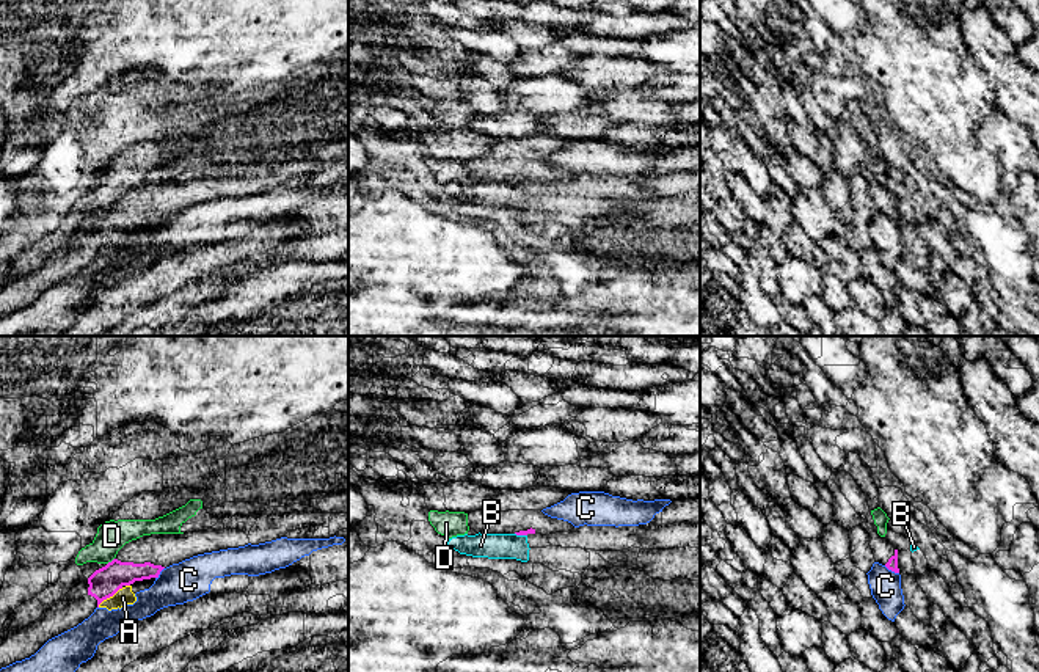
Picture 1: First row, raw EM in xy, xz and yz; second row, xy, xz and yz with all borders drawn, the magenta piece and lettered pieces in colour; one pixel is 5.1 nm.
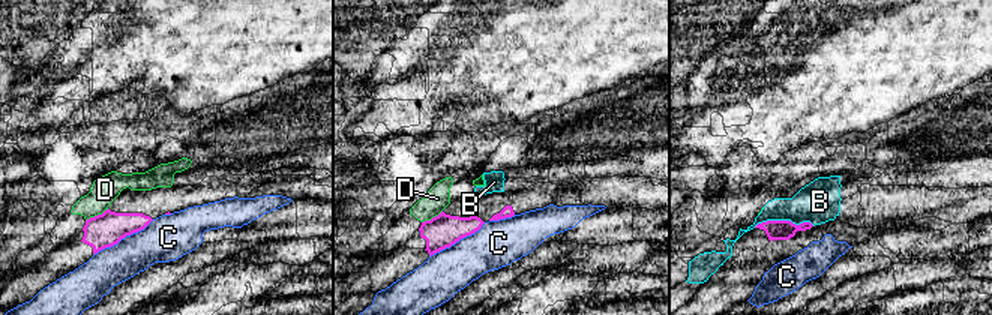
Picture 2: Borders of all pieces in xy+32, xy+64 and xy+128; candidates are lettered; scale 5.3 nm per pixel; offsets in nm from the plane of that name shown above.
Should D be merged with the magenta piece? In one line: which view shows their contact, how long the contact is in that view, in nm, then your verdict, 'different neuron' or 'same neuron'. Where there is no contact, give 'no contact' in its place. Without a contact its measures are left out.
contact in xy; length 50 nm; different neuron

